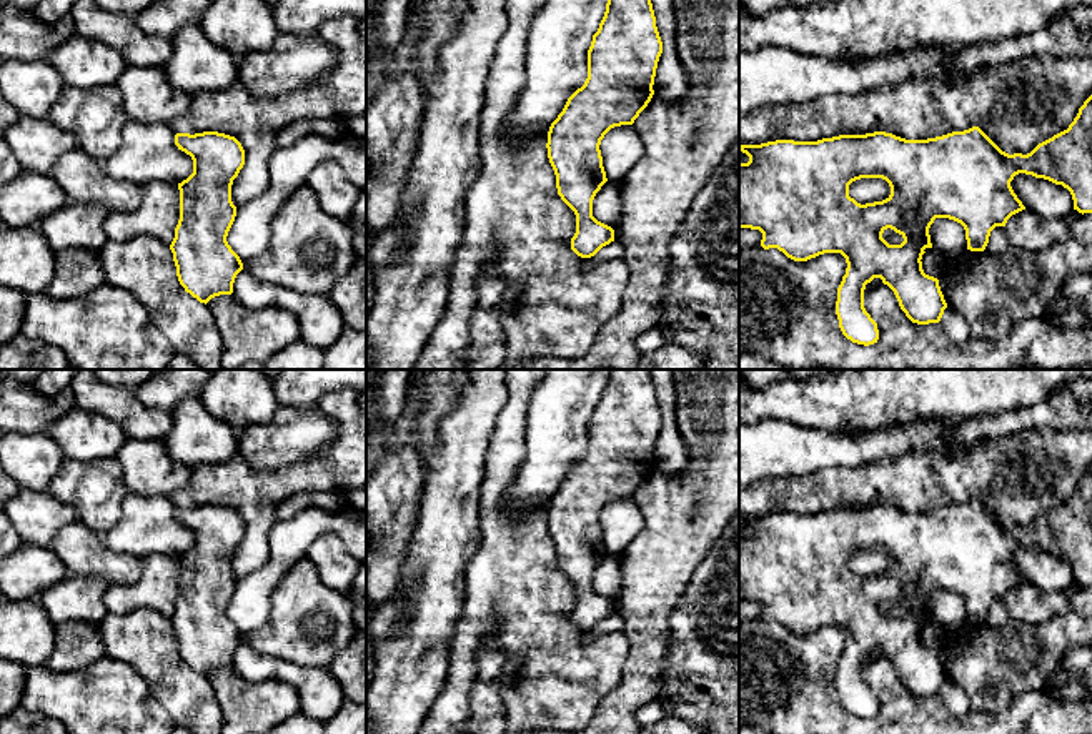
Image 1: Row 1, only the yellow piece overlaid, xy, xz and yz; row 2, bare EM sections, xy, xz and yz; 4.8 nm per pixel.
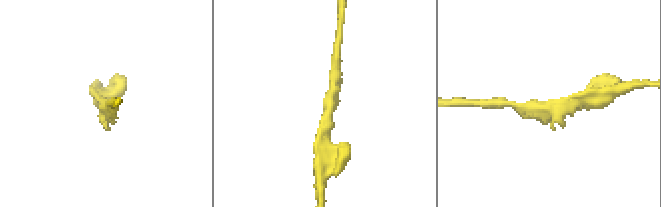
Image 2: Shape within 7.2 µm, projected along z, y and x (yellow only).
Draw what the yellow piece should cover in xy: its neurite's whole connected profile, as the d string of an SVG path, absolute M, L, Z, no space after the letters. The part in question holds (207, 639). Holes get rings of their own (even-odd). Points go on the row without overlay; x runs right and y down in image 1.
M218 504L176 506L175 518L193 533L193 546L178 556L180 593L170 617L180 657L200 676L220 667L231 667L236 647L243 642L240 629L226 614L236 589L231 574L231 558L245 538L241 516Z

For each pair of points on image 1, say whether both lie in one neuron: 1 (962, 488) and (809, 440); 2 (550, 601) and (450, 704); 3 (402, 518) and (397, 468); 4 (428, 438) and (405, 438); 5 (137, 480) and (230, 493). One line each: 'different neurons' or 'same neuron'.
1: different neurons
2: same neuron
3: same neuron
4: different neurons
5: different neurons

